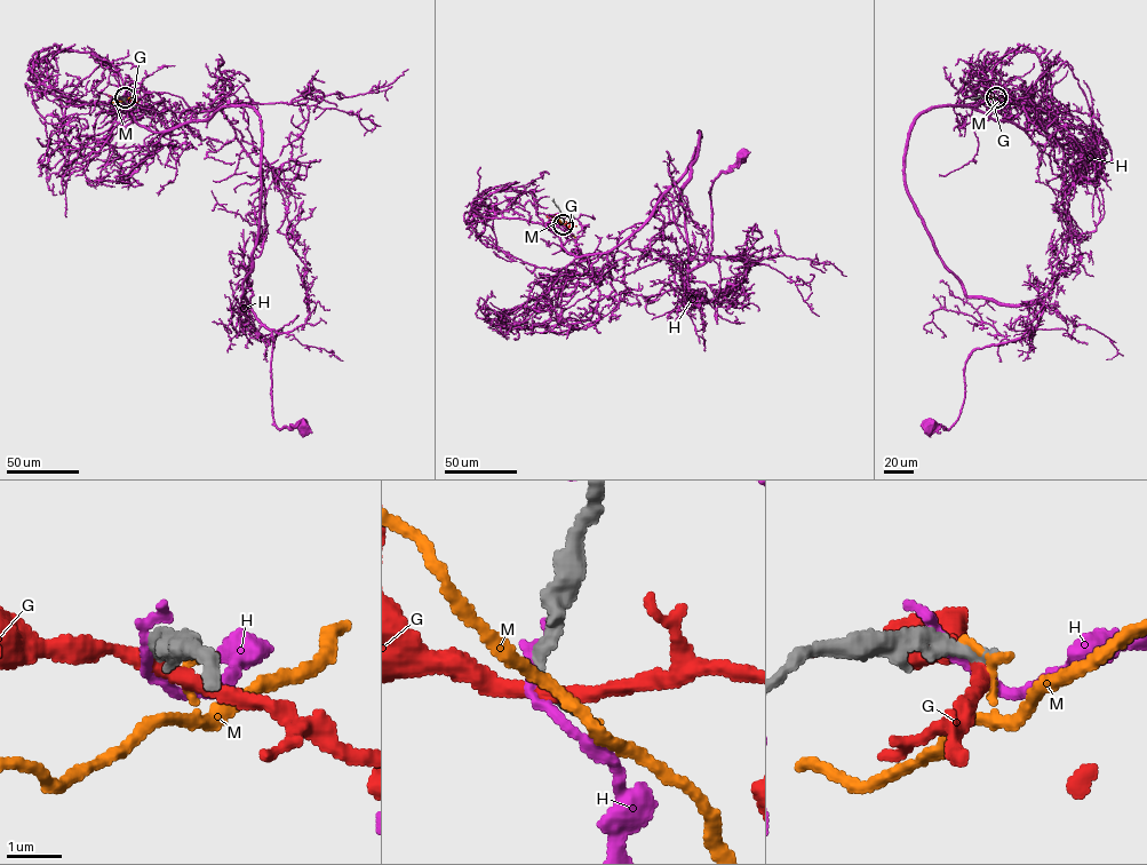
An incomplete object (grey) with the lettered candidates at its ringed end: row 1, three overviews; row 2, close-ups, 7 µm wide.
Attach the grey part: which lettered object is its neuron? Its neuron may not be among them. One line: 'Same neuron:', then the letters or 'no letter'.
Same neuron: no letter

